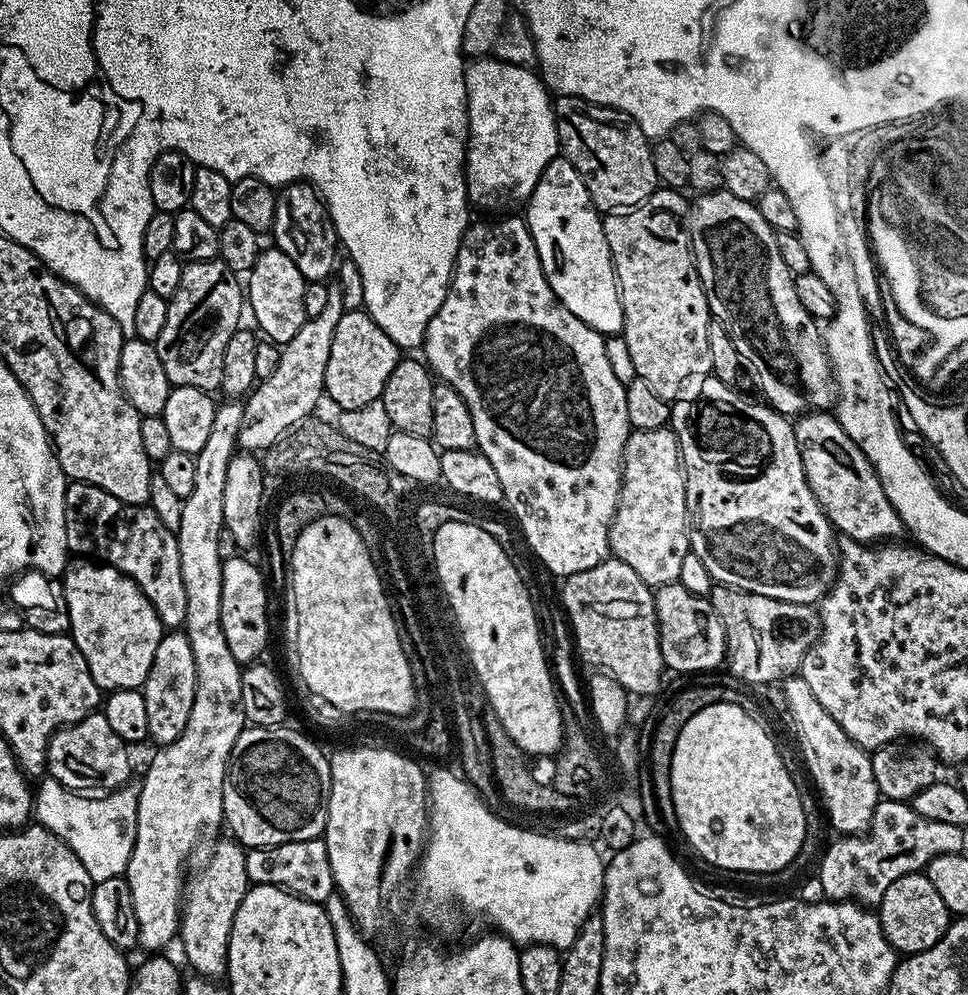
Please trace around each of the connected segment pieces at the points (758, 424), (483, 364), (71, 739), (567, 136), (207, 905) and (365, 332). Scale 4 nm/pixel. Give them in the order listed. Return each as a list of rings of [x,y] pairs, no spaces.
[[[709,375],[706,382],[698,385],[698,391],[700,391],[700,394],[696,400],[680,398],[672,404],[672,419],[670,421],[671,430],[680,443],[680,463],[684,466],[690,550],[694,554],[698,554],[698,558],[702,558],[706,570],[710,570],[716,584],[741,588],[747,592],[762,594],[766,598],[774,598],[791,604],[815,605],[832,589],[832,584],[836,581],[838,536],[806,482],[806,470],[802,470],[802,454],[798,450],[793,421],[759,399],[757,399],[758,401],[747,400],[742,393],[736,392],[740,390],[737,390],[731,384],[722,383],[717,376]]]
[[[516,214],[505,215],[508,216],[505,220],[469,223],[460,239],[456,266],[452,269],[452,280],[448,283],[446,298],[442,306],[438,306],[438,314],[434,314],[434,318],[430,318],[428,323],[422,356],[429,369],[443,383],[454,386],[454,390],[462,394],[462,402],[470,406],[470,418],[474,418],[476,448],[486,458],[490,458],[490,466],[494,466],[498,482],[502,482],[503,503],[508,504],[509,510],[516,515],[516,520],[524,531],[525,542],[554,575],[567,578],[582,574],[582,570],[590,570],[590,566],[598,566],[610,556],[608,531],[620,497],[620,468],[624,465],[624,447],[630,431],[626,418],[626,386],[618,382],[618,377],[613,373],[606,358],[605,337],[598,330],[586,326],[582,318],[574,318],[574,314],[570,314],[570,310],[566,310],[566,306],[558,302],[554,290],[550,290],[550,282],[546,282],[544,277],[542,262],[538,258],[538,250],[534,246],[527,219],[523,215],[512,215]]]
[[[103,711],[91,712],[86,718],[59,728],[48,743],[47,775],[62,786],[81,794],[107,794],[123,788],[132,776],[132,760],[128,757],[129,745],[118,734],[110,722],[106,722]]]
[[[561,95],[554,107],[563,155],[586,182],[592,203],[601,213],[635,208],[656,191],[652,144],[634,118],[617,108],[586,102],[577,96]]]
[[[227,838],[212,852],[201,872],[191,873],[184,885],[180,910],[178,944],[184,947],[184,956],[200,978],[220,978],[228,970],[228,943],[230,930],[234,926],[234,914],[242,906],[250,881],[246,874],[245,849],[235,839]]]
[[[367,311],[345,312],[338,322],[330,347],[329,361],[326,364],[324,390],[327,399],[337,404],[337,409],[358,410],[368,402],[381,399],[384,387],[394,370],[394,366],[402,359],[401,349],[374,322]]]

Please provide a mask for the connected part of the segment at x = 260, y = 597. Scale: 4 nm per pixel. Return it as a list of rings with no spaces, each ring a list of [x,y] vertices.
[[[225,560],[222,566],[222,634],[226,634],[226,646],[241,666],[257,663],[268,648],[268,584],[260,568],[252,560]]]

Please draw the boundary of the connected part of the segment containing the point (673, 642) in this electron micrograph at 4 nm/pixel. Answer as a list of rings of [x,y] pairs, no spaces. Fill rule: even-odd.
[[[662,584],[655,589],[654,606],[665,669],[671,672],[708,672],[725,663],[724,627],[707,596],[690,594],[681,584]]]

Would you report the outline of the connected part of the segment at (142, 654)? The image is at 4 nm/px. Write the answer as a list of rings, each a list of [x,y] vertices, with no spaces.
[[[76,558],[62,577],[72,641],[82,650],[86,666],[101,690],[143,689],[154,662],[154,650],[166,631],[154,606],[126,574],[91,558]]]

